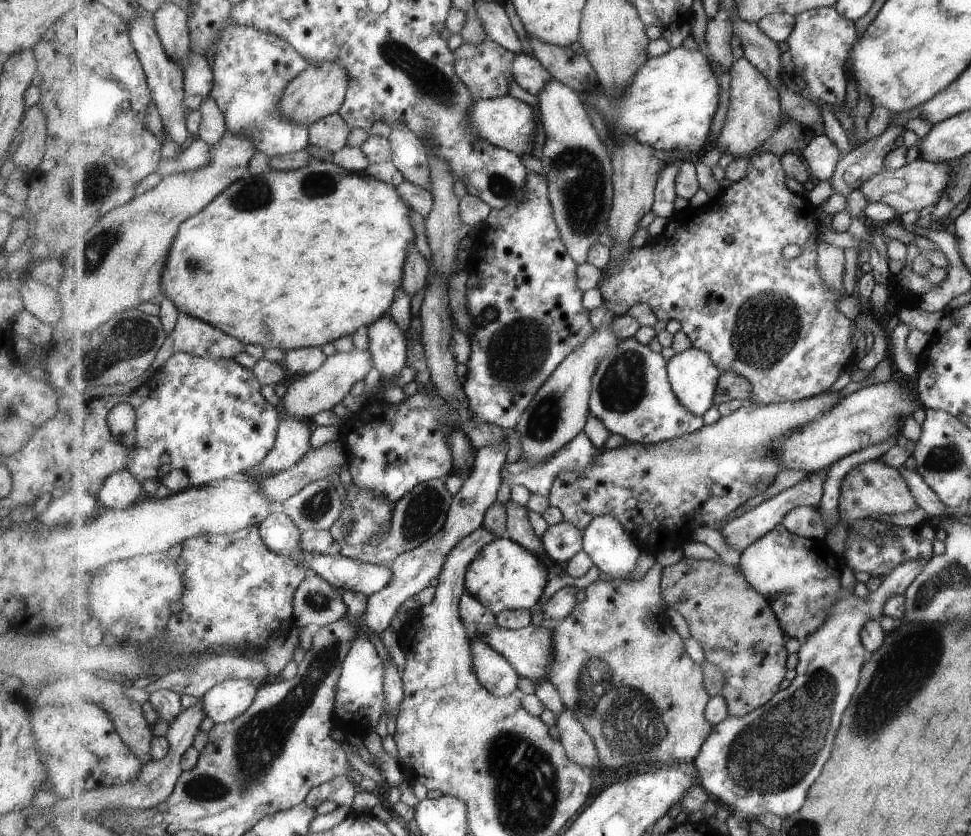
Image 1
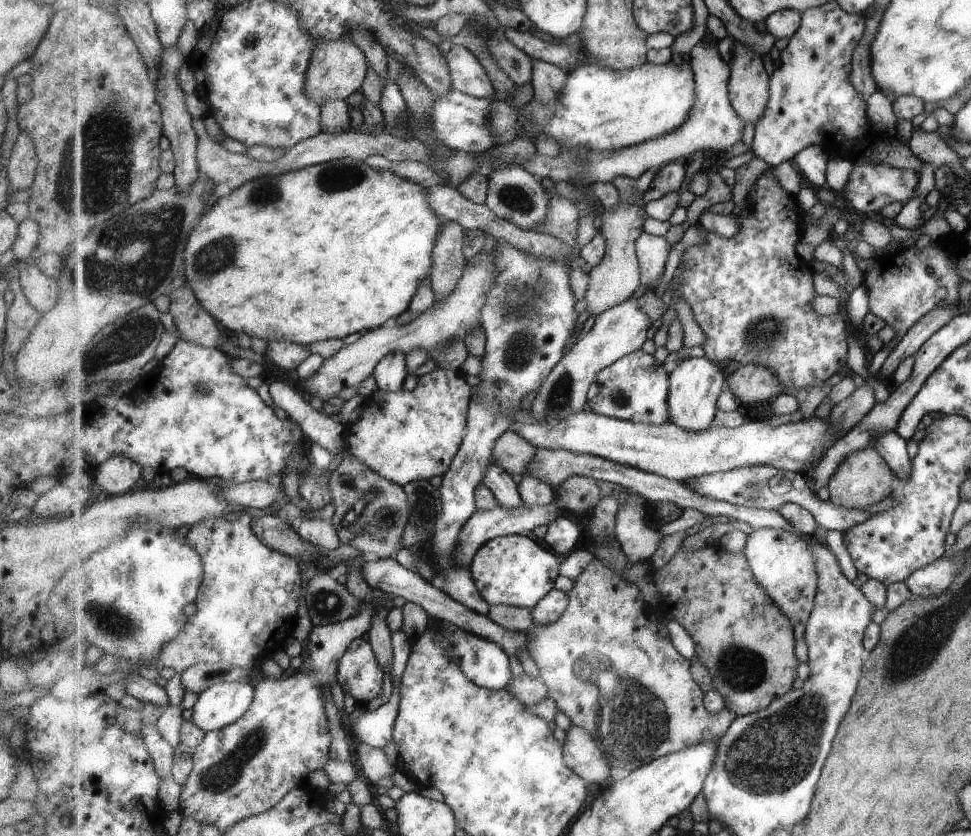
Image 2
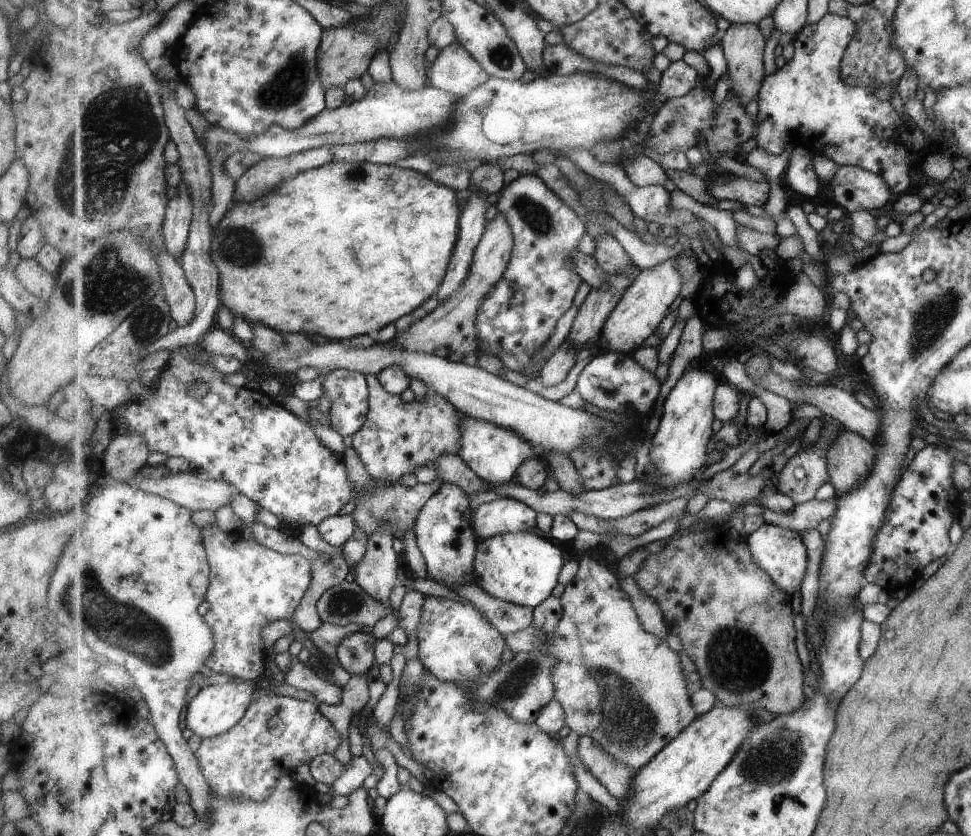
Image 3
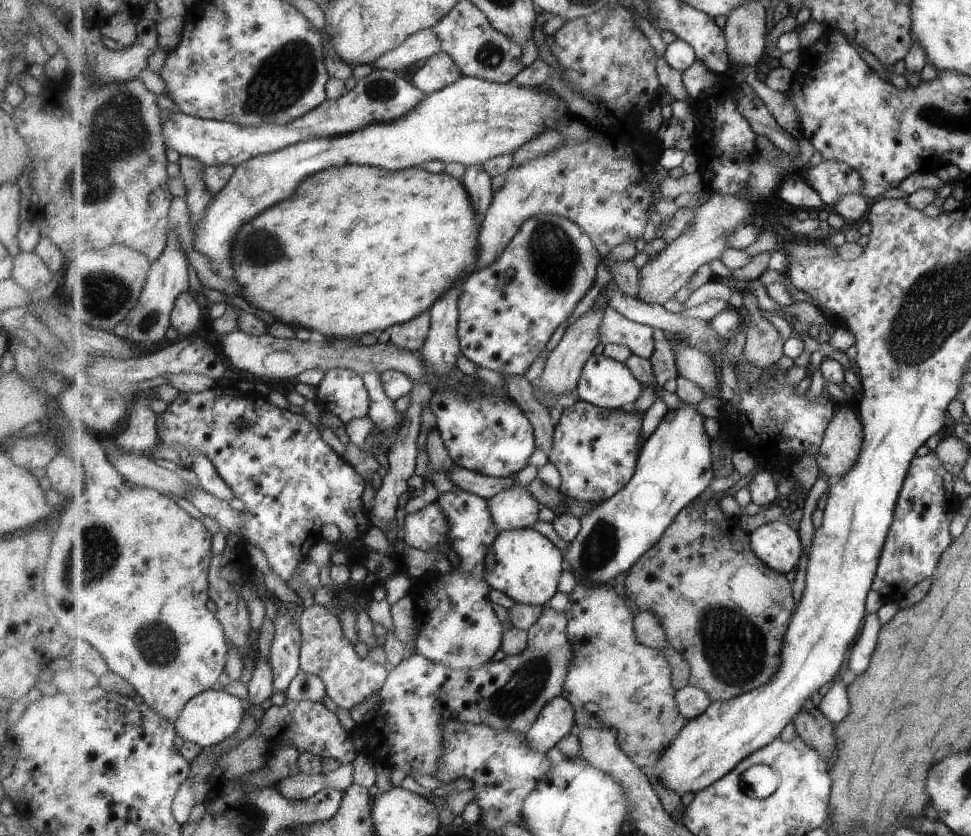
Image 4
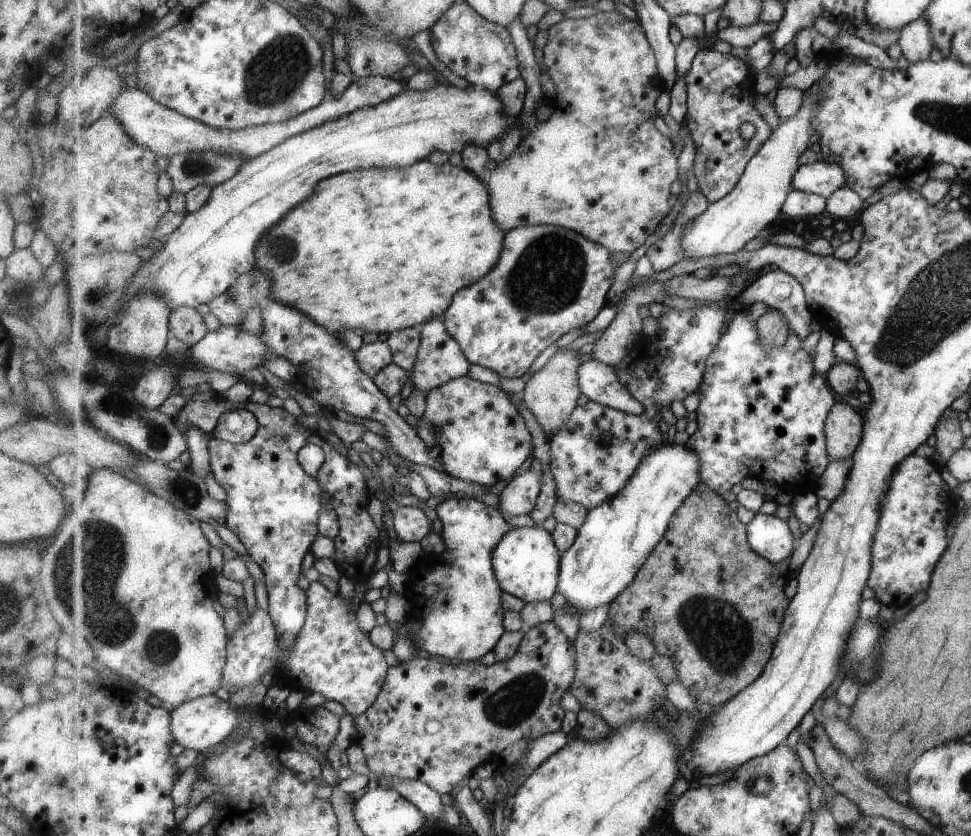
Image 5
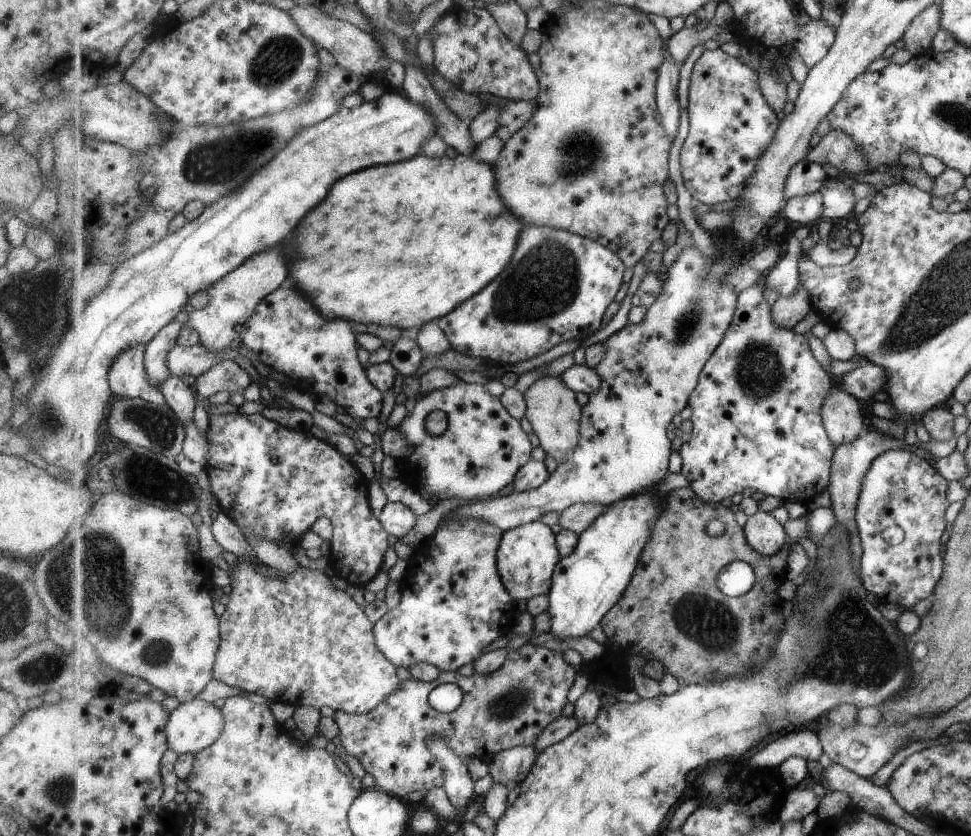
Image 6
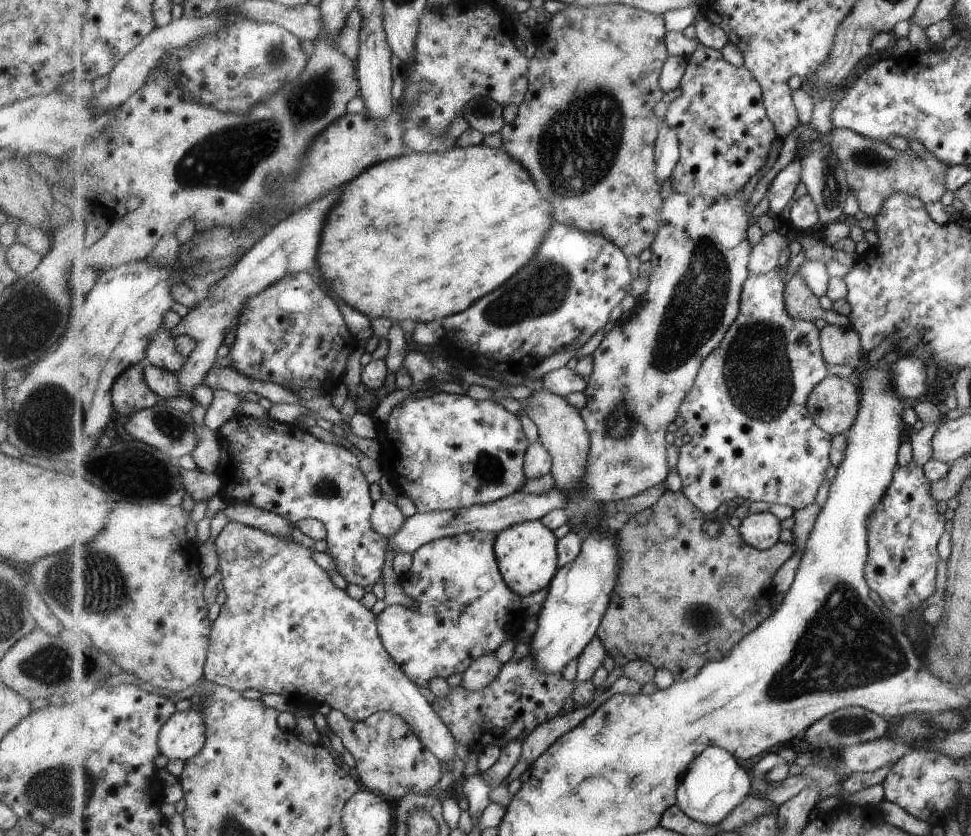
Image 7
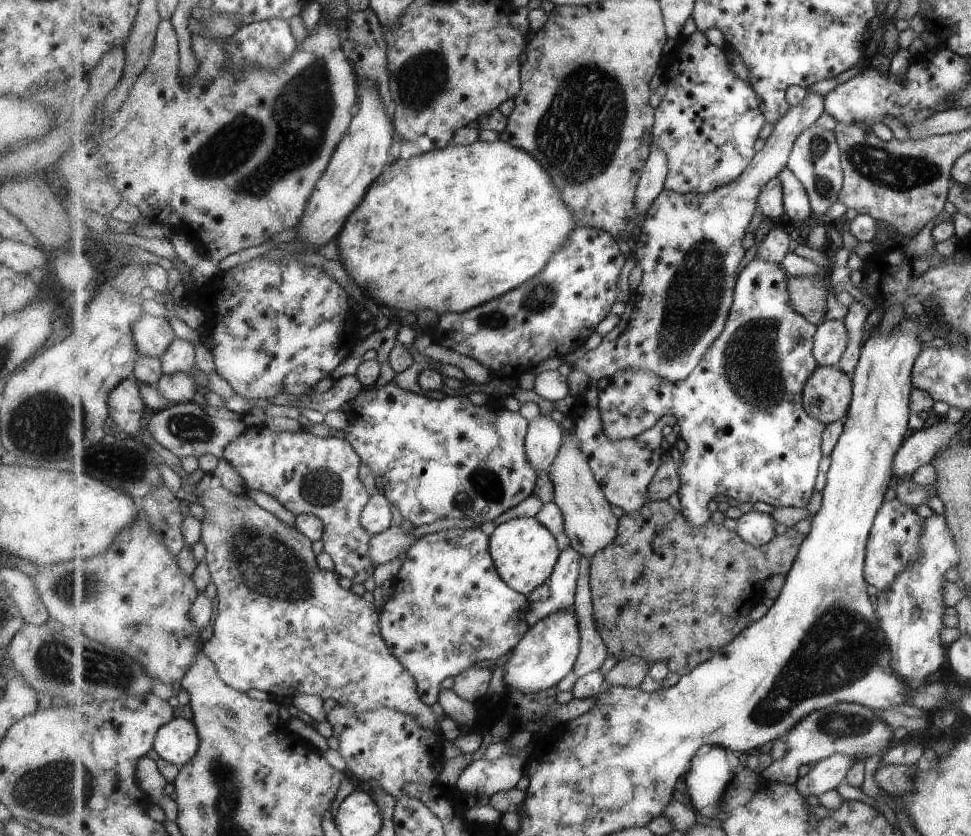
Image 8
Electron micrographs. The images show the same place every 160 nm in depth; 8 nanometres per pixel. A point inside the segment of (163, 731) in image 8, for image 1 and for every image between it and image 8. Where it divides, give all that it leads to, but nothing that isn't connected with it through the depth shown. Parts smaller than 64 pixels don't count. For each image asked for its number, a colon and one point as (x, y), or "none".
1: (225, 702)
2: (219, 706)
3: (215, 709)
4: (214, 715)
5: (204, 722)
6: (193, 726)
7: (184, 735)

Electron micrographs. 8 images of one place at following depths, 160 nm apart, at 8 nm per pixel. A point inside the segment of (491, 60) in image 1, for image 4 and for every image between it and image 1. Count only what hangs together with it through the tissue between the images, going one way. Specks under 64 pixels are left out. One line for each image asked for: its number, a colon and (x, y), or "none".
2: (468, 76)
3: (455, 69)
4: (440, 71)

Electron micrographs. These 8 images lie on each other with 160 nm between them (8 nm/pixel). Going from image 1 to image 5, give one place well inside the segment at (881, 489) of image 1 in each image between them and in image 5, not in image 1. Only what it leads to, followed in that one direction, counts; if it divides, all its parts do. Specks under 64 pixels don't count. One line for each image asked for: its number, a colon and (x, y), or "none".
2: (863, 478)
3: (851, 459)
4: (843, 443)
5: (845, 426)

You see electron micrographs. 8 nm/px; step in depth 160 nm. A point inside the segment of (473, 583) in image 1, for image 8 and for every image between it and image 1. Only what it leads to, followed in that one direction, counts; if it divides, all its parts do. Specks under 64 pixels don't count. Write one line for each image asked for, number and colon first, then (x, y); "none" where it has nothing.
2: (514, 570)
3: (522, 568)
4: (526, 566)
5: (527, 561)
6: (528, 555)
7: (527, 553)
8: (526, 553)

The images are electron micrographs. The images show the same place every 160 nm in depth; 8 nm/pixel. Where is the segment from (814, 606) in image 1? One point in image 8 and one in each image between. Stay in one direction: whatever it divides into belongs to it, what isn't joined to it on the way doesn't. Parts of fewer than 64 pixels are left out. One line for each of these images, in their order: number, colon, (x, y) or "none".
2: (784, 565)
3: (782, 552)
4: (776, 543)
5: (773, 538)
6: (766, 534)
7: (762, 530)
8: (758, 528)

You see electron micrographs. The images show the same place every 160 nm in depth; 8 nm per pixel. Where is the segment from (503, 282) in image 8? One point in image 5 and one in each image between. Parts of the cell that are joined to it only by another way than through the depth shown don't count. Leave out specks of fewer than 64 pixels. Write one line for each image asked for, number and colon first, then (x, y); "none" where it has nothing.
5: (383, 249)
6: (444, 216)
7: (453, 225)

